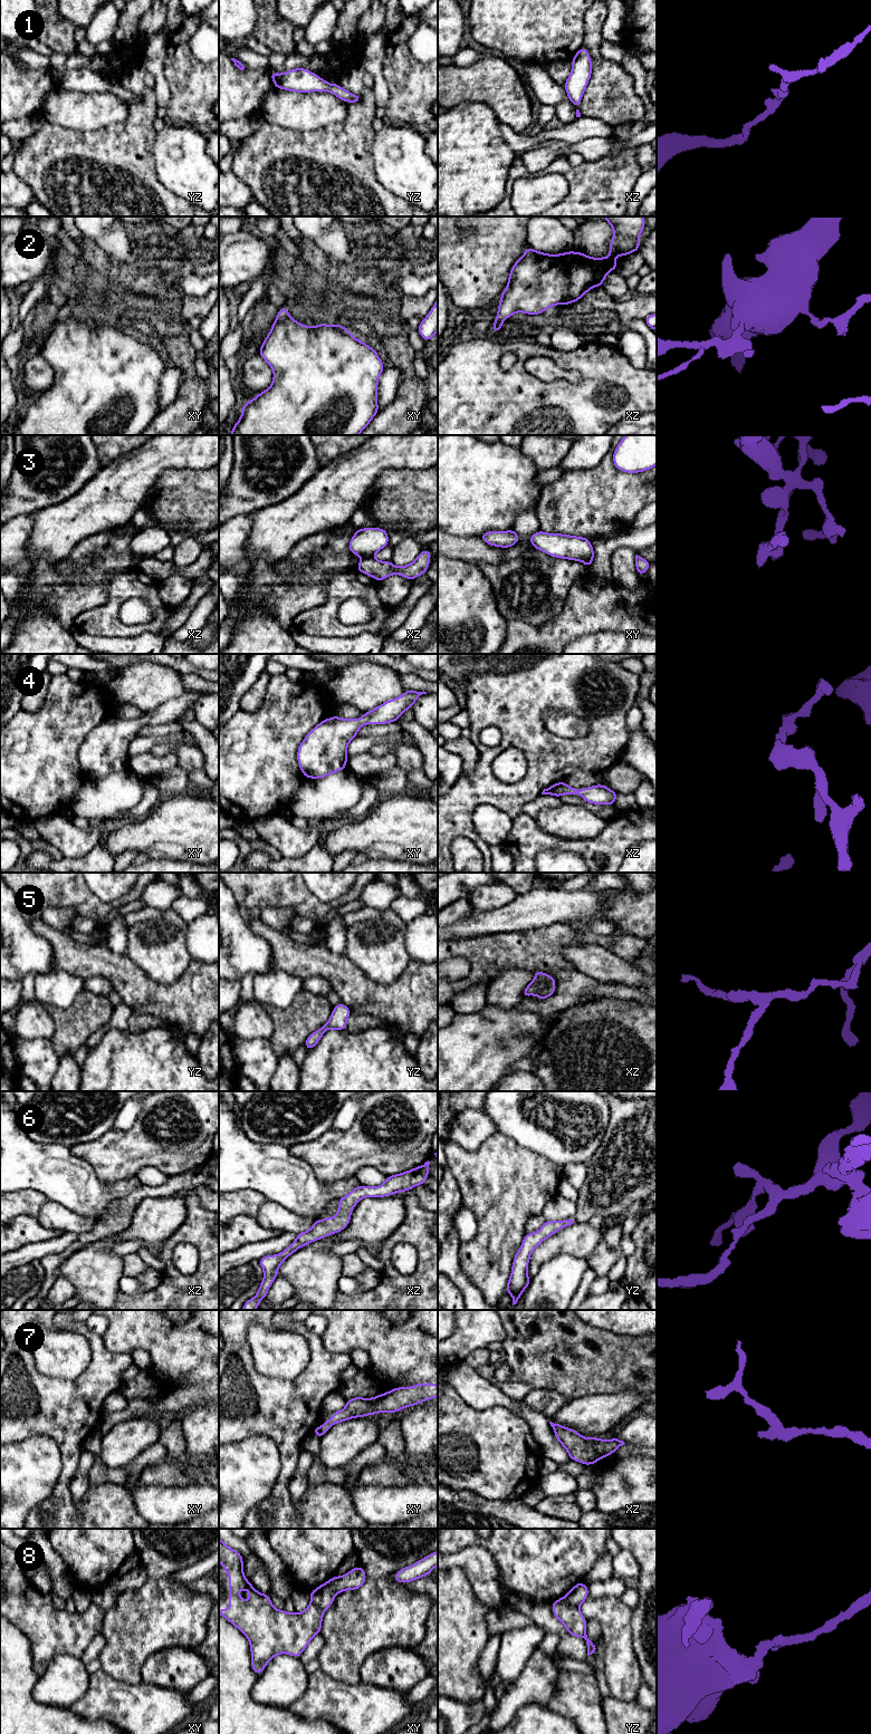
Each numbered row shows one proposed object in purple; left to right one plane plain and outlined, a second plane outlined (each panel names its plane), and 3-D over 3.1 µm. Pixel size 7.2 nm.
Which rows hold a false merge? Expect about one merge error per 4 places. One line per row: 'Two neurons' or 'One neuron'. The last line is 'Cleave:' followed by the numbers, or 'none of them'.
1: One neuron
2: One neuron
3: Two neurons
4: One neuron
5: One neuron
6: One neuron
7: One neuron
8: Two neurons
Cleave: 3, 8

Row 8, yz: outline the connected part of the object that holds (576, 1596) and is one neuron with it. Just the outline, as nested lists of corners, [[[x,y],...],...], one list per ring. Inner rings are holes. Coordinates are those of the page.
[[[580,1581],[575,1584],[565,1596],[564,1599],[576,1608],[580,1608],[581,1605],[588,1597],[588,1588],[587,1584],[584,1584]]]

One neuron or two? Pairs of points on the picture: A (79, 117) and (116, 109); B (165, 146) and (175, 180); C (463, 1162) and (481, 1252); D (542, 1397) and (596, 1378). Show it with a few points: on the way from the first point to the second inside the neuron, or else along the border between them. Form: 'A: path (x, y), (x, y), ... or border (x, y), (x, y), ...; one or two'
A: path (88, 111), (107, 109); one
B: path (173, 154), (175, 156), (175, 172); one
C: path (479, 1184), (479, 1209), (484, 1220), (484, 1230); one
D: border (533, 1388), (553, 1389), (570, 1399); two

